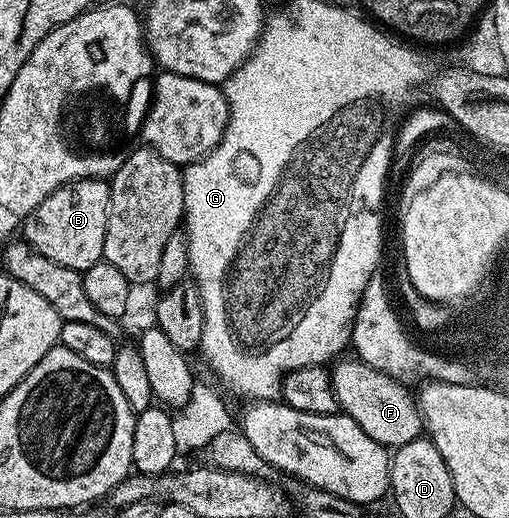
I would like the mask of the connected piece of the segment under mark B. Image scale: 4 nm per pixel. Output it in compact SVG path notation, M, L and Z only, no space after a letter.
M87 180L74 188L59 190L26 219L26 241L30 242L41 256L58 266L86 272L104 261L109 190L108 187L98 186L95 182L98 181Z

